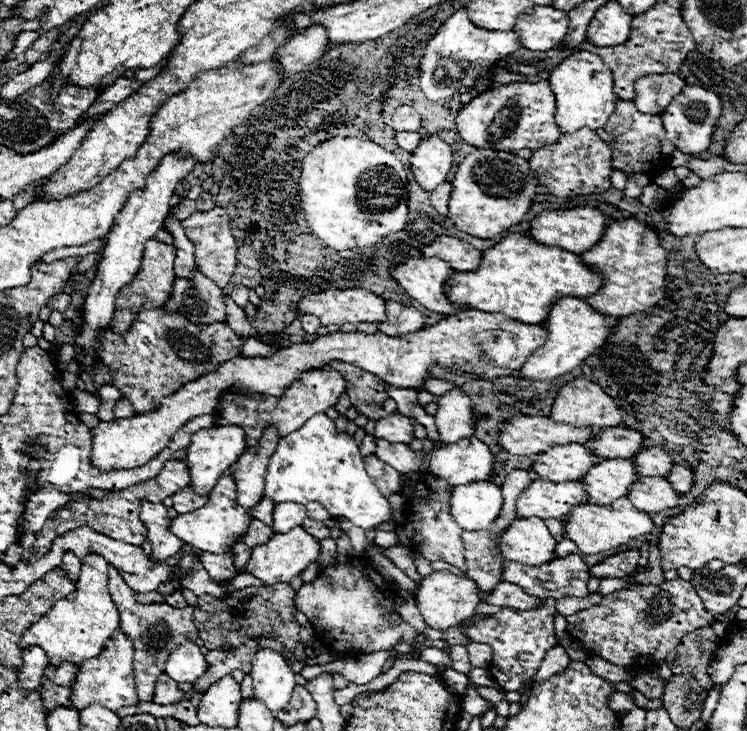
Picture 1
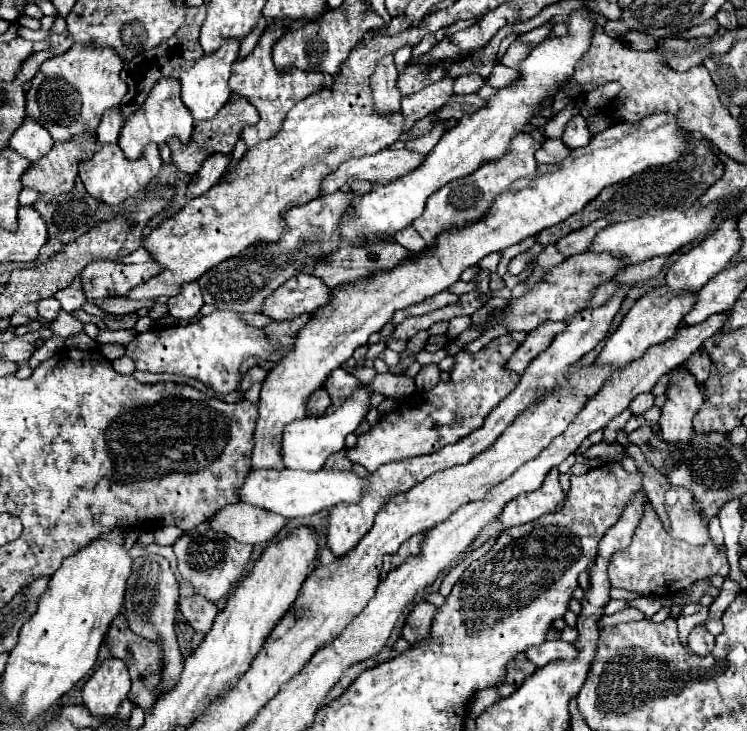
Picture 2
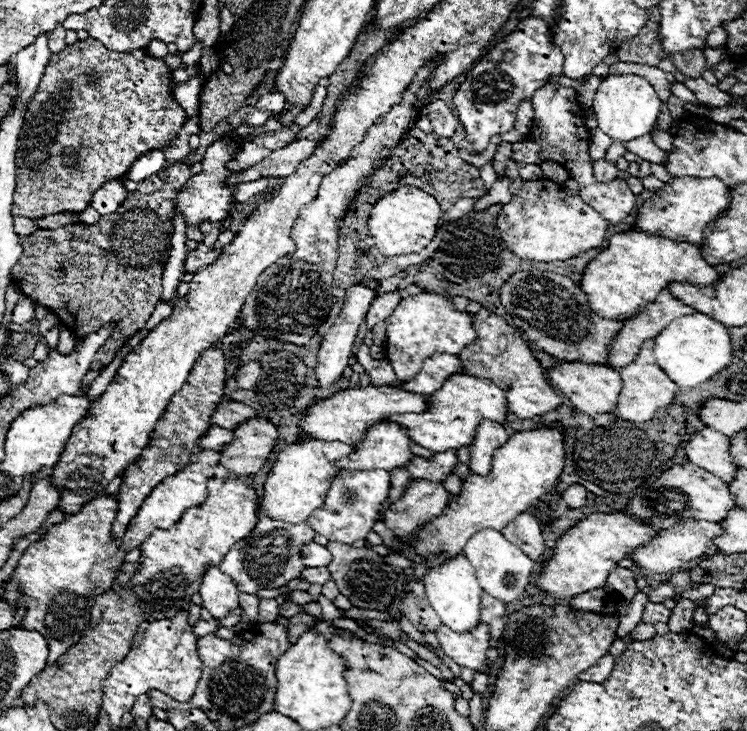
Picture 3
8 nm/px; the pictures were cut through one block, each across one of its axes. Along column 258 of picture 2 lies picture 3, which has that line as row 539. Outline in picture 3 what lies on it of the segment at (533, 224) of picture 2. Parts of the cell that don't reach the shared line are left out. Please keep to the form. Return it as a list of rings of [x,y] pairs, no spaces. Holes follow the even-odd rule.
[[[546,428],[546,430],[514,432],[510,440],[494,452],[492,470],[486,476],[478,476],[474,472],[468,474],[462,480],[460,494],[452,496],[444,512],[438,518],[424,524],[416,532],[416,540],[406,540],[406,538],[402,540],[422,560],[434,558],[438,554],[452,558],[462,552],[466,542],[476,532],[486,528],[502,530],[510,520],[528,510],[528,506],[534,500],[538,500],[556,484],[562,468],[564,468],[564,442],[560,430]]]

